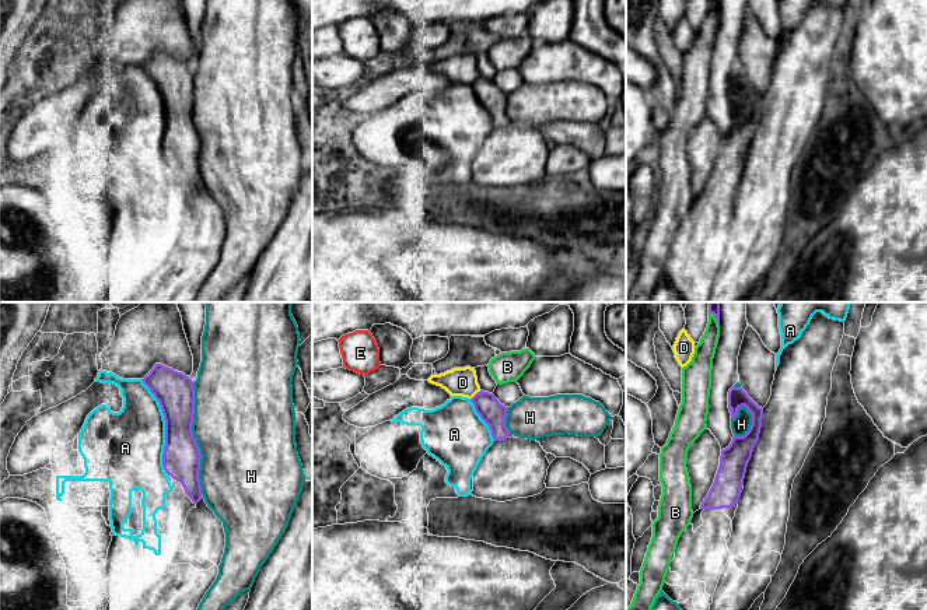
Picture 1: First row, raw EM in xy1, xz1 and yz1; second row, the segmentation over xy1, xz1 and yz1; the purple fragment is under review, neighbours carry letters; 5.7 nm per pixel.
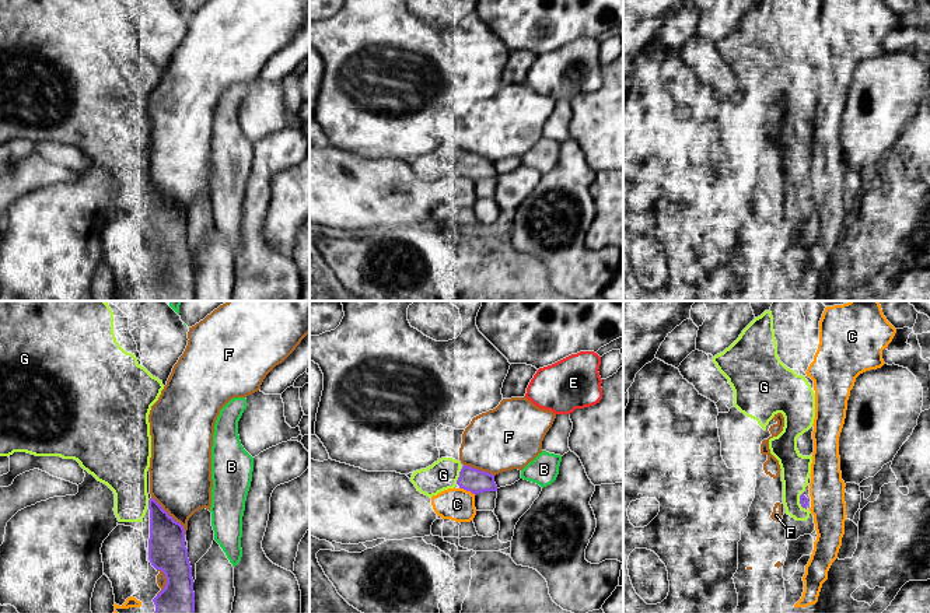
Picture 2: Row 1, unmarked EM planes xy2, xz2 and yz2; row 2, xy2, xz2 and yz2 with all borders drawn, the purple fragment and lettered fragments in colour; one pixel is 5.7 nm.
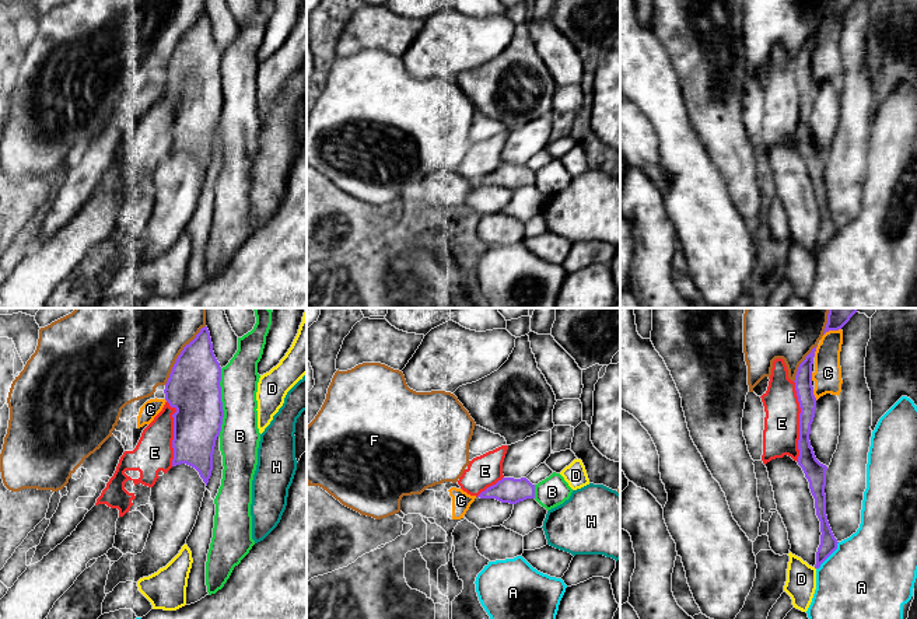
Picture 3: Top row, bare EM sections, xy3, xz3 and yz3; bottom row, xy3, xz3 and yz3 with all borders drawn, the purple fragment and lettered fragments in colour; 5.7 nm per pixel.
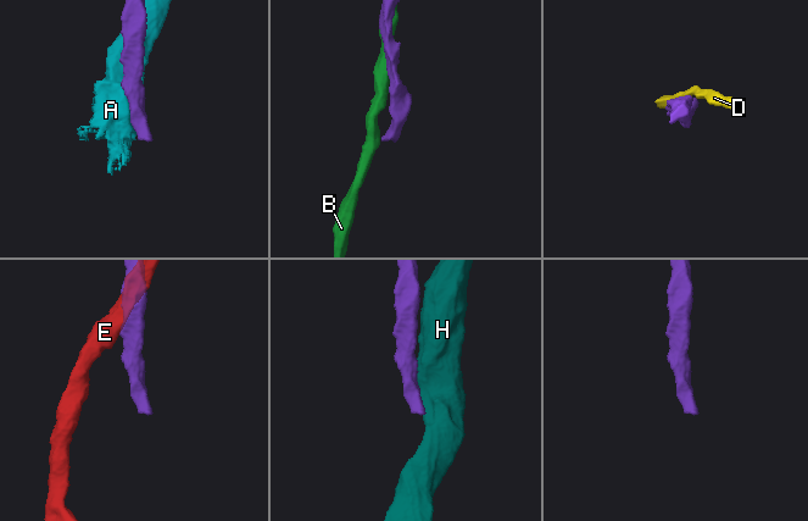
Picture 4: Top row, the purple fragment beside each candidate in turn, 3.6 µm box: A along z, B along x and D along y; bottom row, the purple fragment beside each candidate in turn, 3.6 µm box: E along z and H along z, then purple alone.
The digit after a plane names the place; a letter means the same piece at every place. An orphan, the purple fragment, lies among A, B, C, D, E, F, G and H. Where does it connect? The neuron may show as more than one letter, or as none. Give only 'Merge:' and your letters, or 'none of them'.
Merge: G

